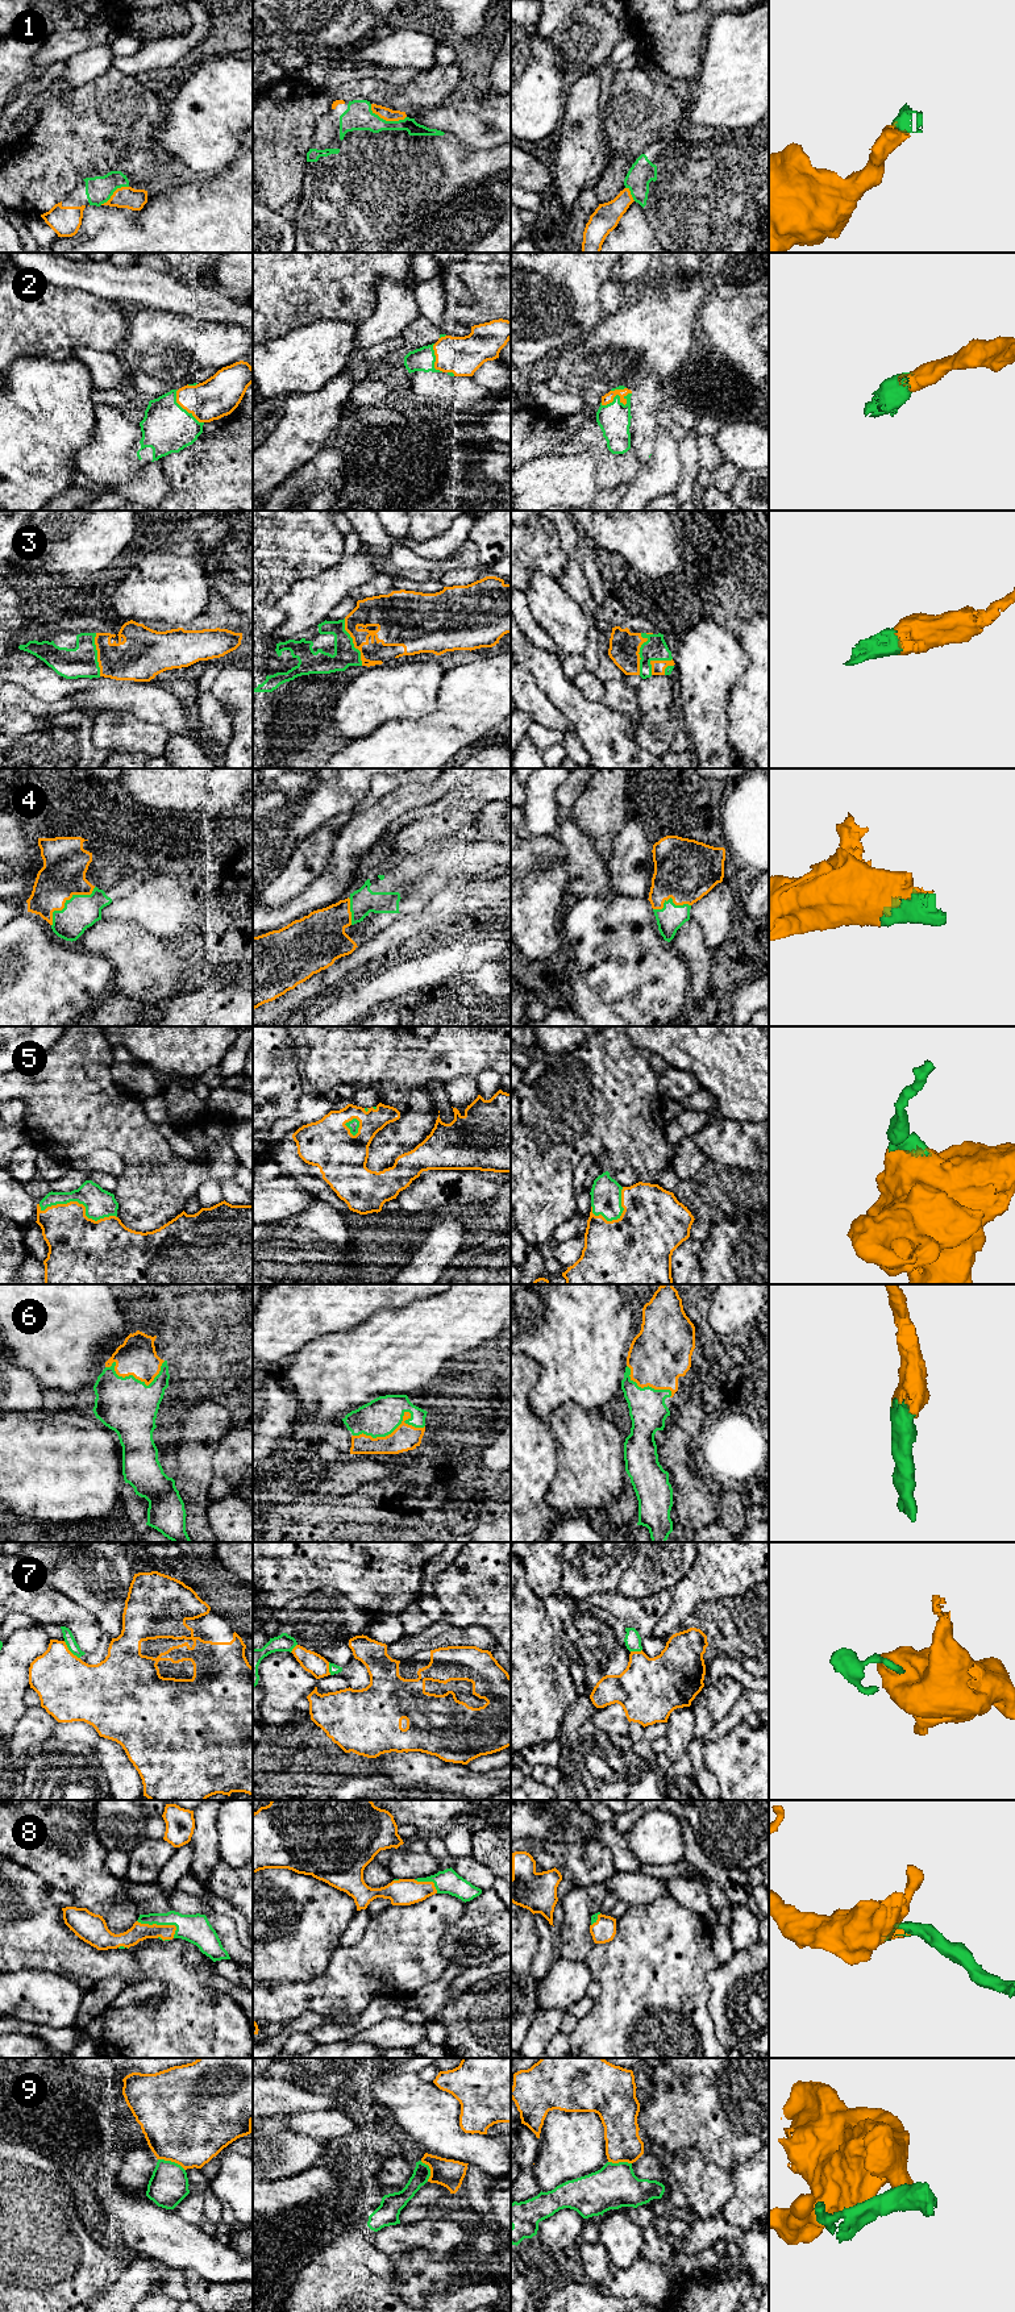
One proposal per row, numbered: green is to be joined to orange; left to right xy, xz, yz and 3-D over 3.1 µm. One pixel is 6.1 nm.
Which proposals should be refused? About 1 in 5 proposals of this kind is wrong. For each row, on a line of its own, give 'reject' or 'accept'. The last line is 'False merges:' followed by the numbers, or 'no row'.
1: accept
2: accept
3: accept
4: accept
5: accept
6: accept
7: reject
8: accept
9: reject
False merges: 7, 9

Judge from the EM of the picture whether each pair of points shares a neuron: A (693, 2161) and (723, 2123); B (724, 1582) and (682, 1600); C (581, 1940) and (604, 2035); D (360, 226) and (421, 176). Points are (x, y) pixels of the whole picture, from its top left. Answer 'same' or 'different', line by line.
A: different
B: same
C: different
D: same

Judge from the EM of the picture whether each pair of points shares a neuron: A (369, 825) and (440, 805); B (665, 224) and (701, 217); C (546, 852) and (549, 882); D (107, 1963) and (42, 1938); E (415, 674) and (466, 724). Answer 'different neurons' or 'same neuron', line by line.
A: different neurons
B: same neuron
C: same neuron
D: same neuron
E: different neurons

